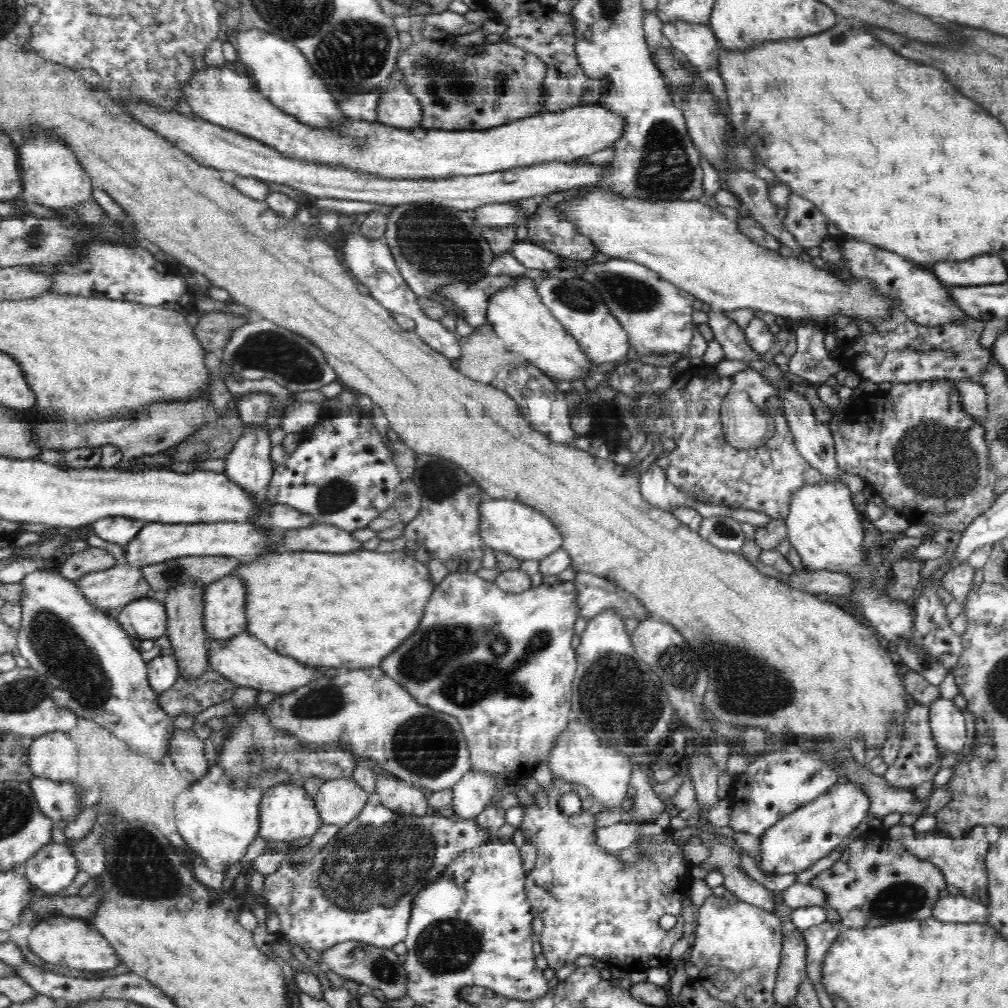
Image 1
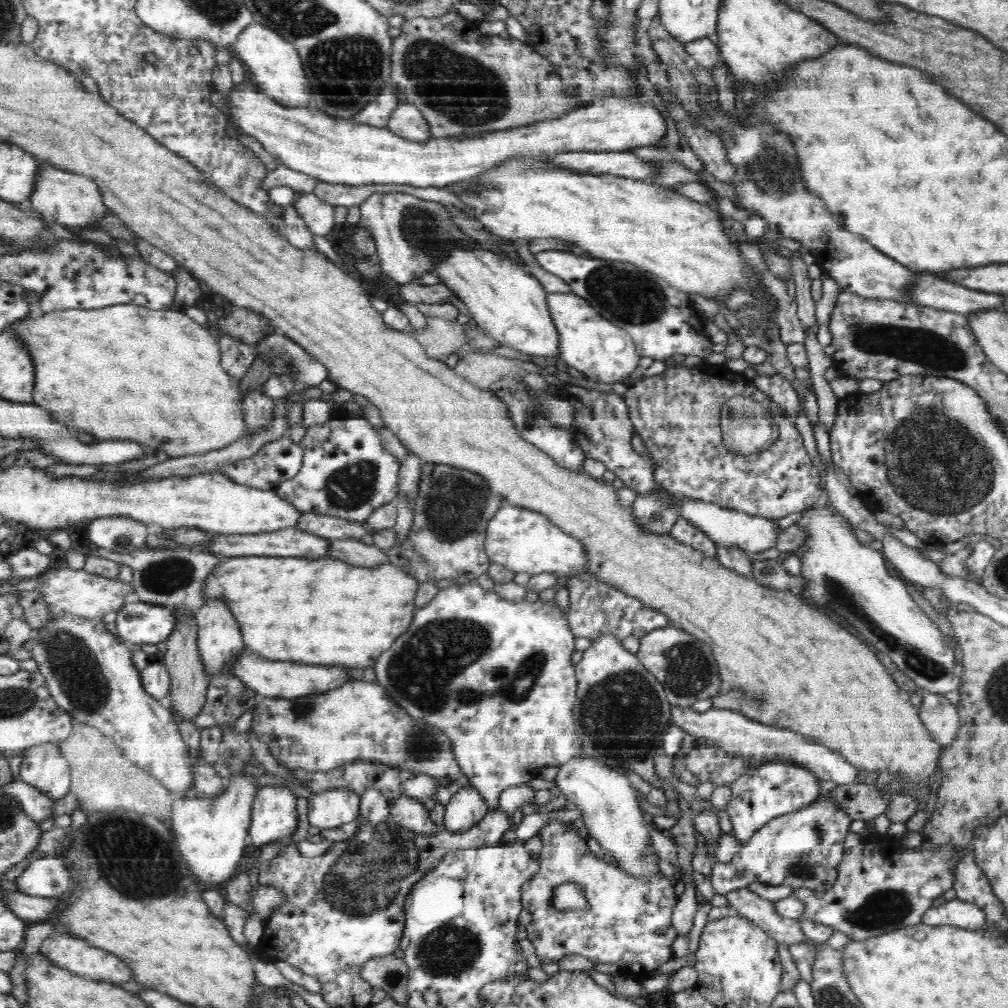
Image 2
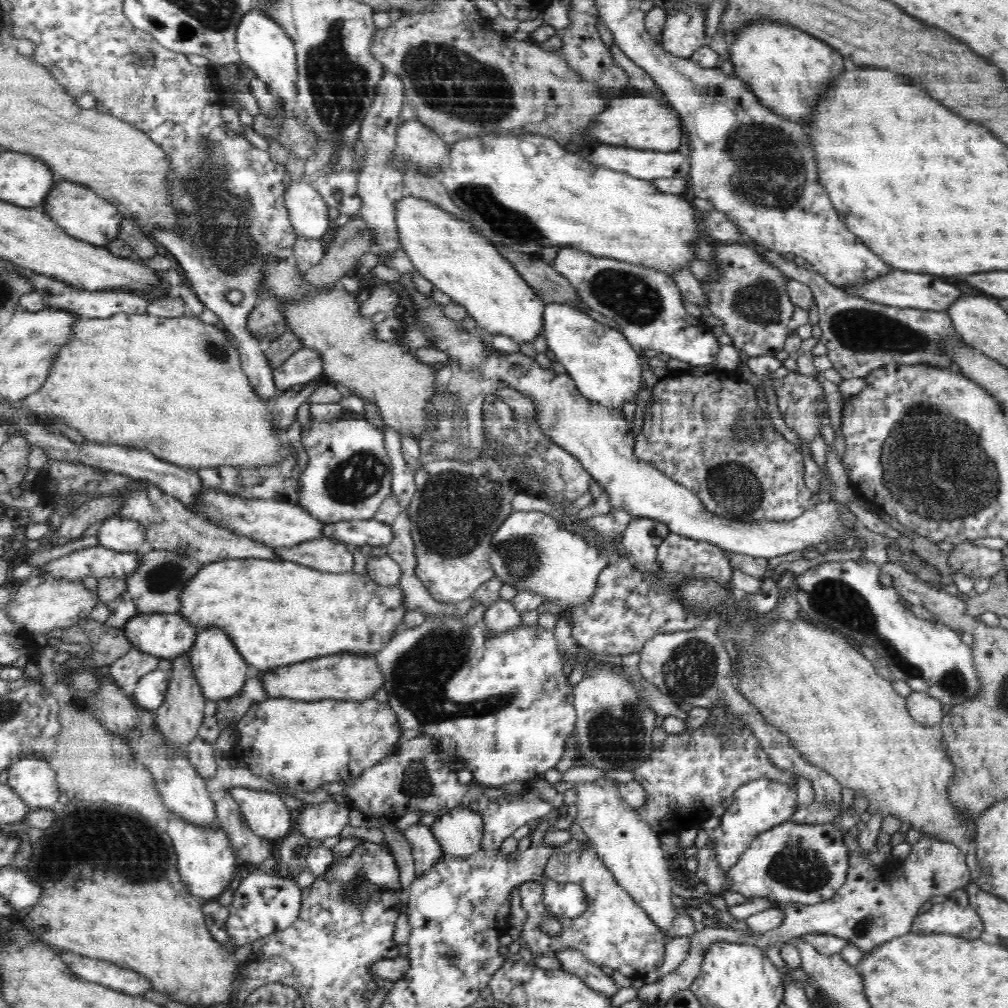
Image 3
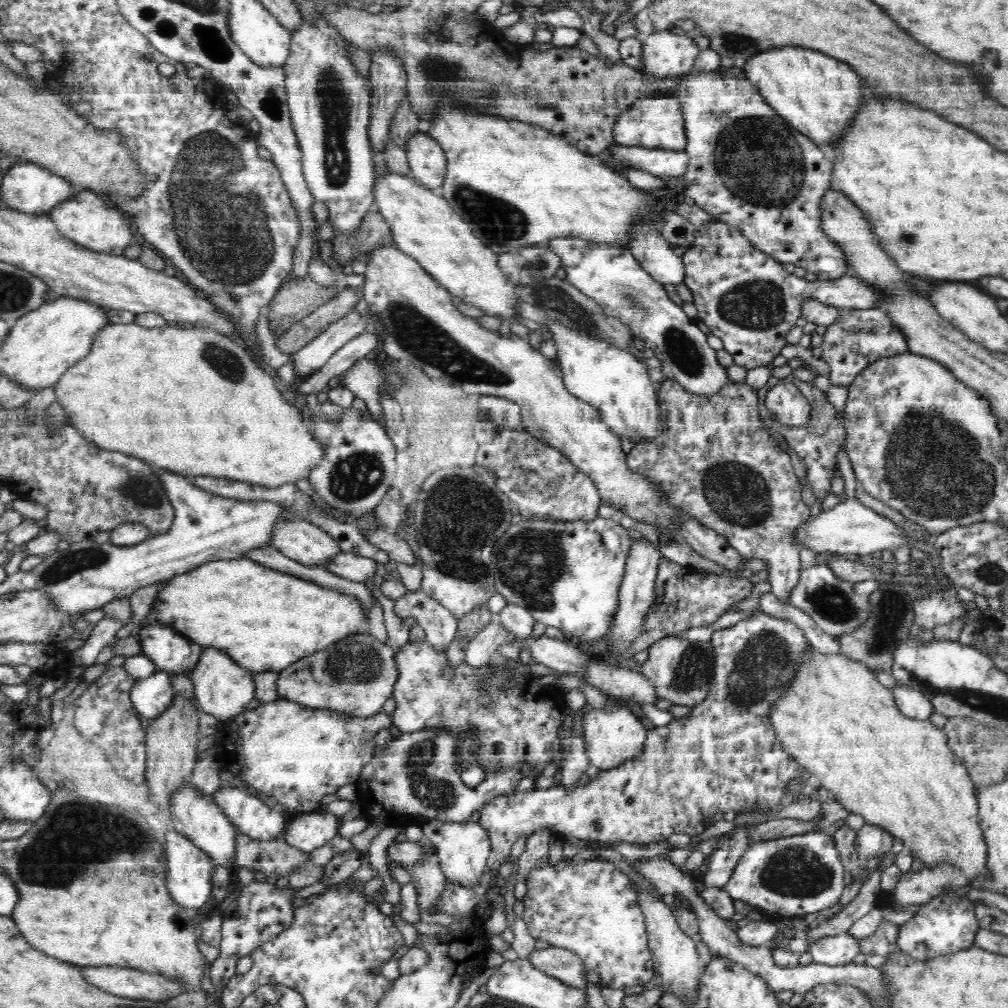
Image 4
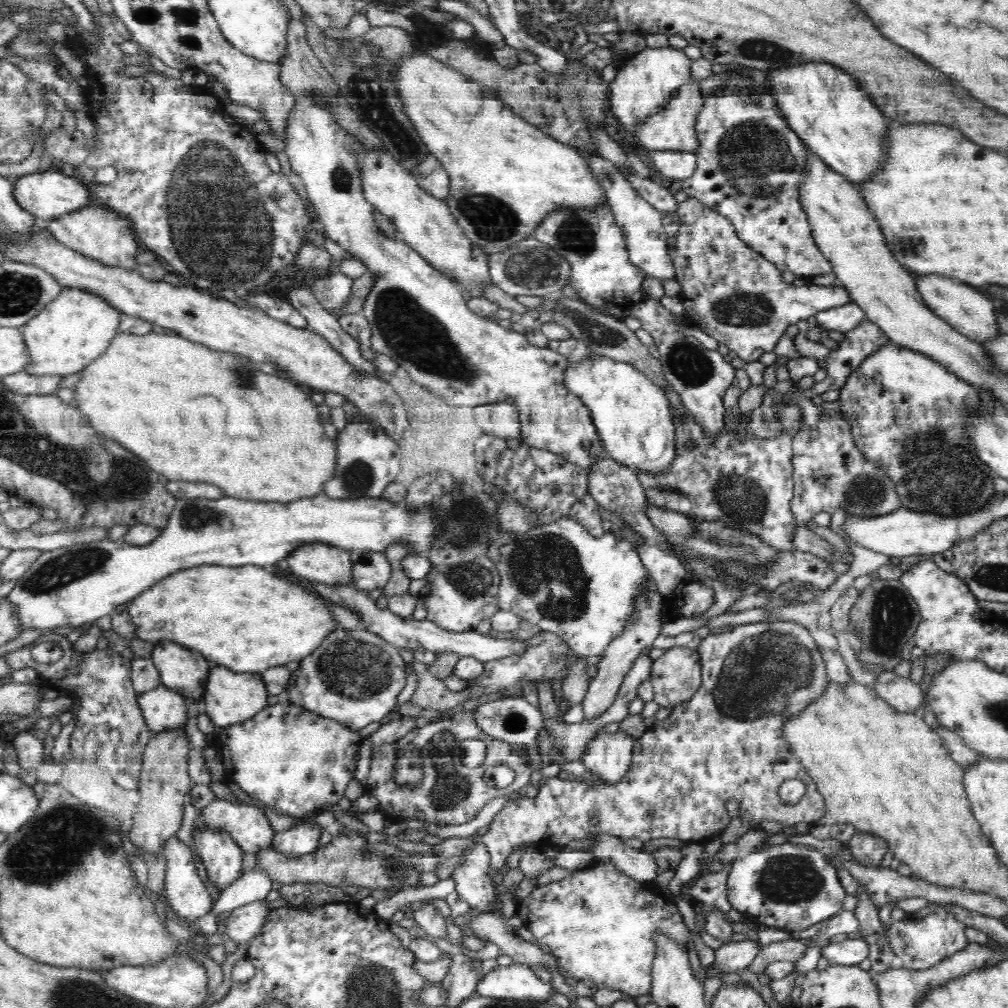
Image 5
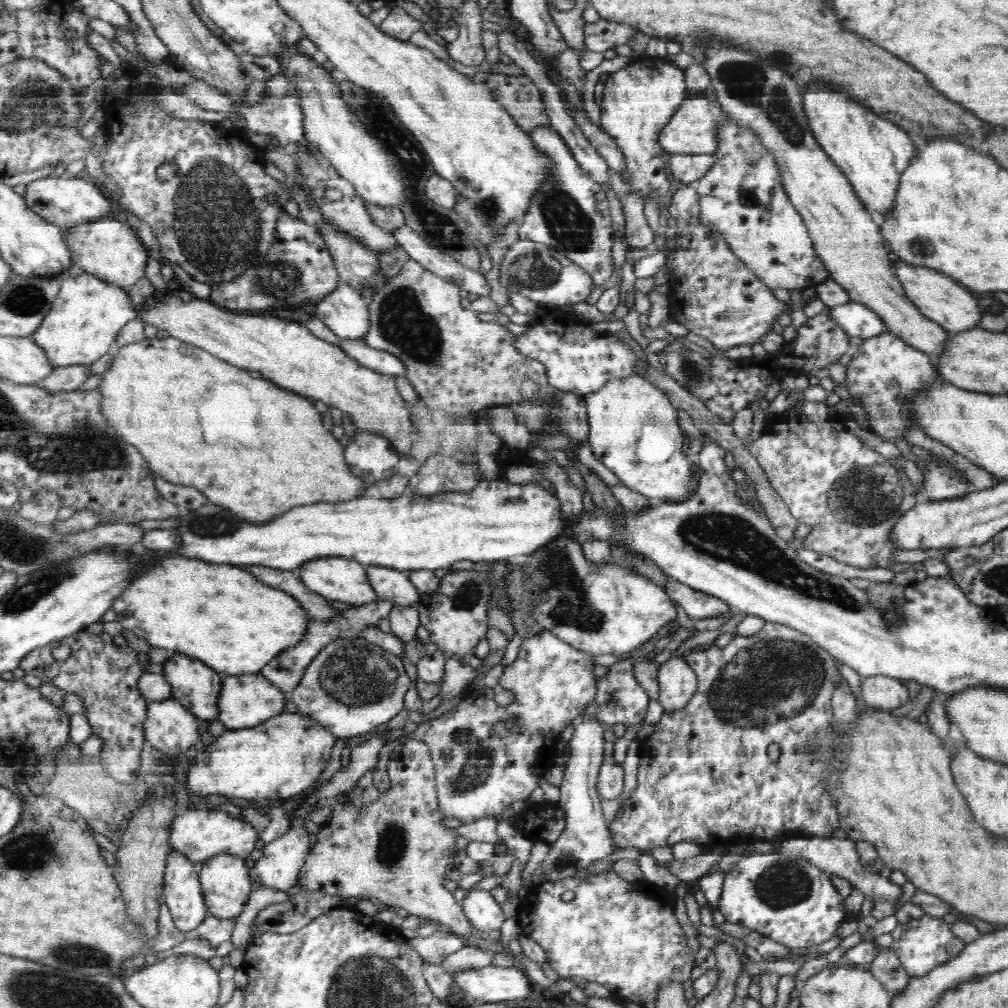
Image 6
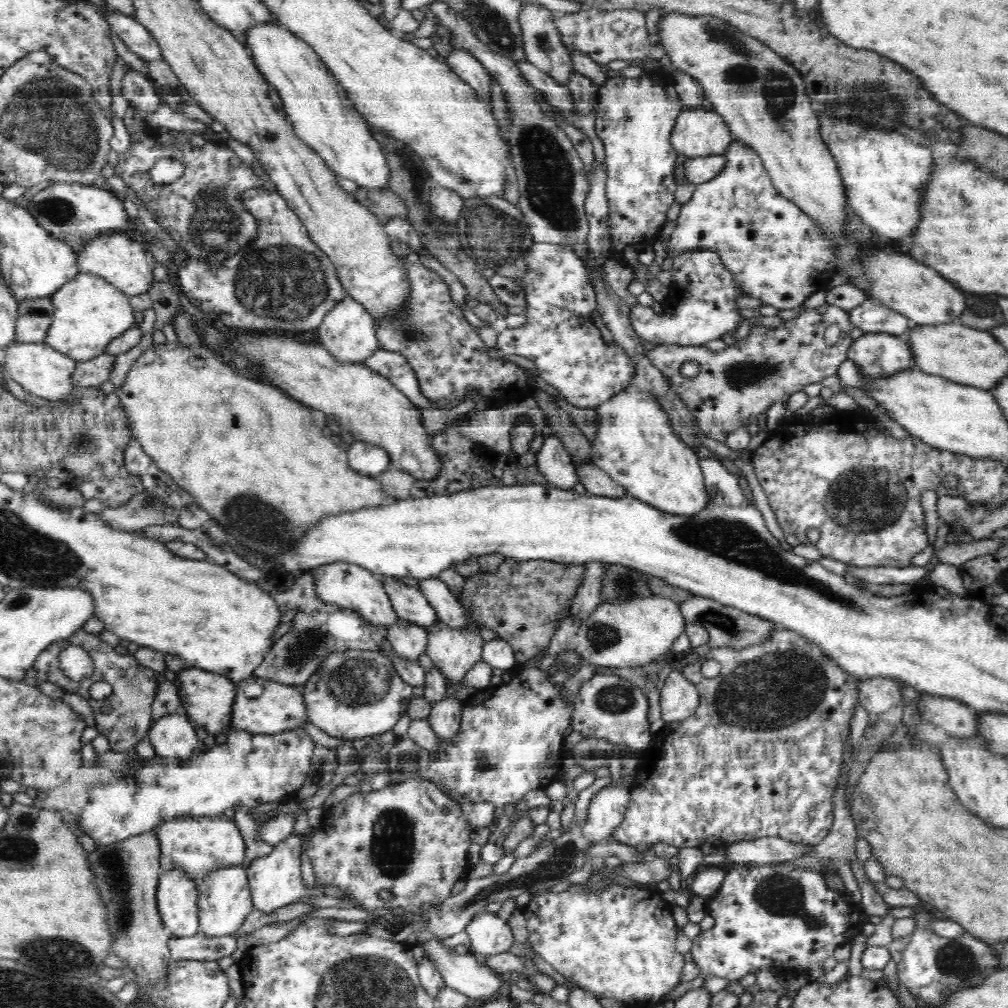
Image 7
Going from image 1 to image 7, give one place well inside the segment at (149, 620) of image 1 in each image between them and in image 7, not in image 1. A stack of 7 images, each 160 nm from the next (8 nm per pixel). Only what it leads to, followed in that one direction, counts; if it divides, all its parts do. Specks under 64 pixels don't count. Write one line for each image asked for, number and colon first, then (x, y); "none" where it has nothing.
2: (138, 623)
3: (166, 635)
4: (171, 653)
5: (178, 670)
6: (196, 686)
7: (206, 697)

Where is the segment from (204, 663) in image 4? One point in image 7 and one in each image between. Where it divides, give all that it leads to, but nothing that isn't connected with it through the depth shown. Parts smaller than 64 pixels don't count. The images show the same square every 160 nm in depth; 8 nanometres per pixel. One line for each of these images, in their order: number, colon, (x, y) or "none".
5: (229, 697)
6: (245, 700)
7: (278, 707)

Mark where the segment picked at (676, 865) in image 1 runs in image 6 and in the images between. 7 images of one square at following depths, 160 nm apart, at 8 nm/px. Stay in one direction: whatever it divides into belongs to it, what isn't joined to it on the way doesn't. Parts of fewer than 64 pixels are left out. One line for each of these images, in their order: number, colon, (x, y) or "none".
2: (627, 922)
3: (614, 931)
4: (591, 908)
5: (598, 923)
6: (627, 939)

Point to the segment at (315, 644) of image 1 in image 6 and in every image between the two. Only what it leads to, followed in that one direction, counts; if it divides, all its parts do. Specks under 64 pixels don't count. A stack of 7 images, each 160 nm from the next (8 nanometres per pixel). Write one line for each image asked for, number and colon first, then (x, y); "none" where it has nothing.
2: (328, 612)
3: (279, 612)
4: (259, 616)
5: (244, 617)
6: (219, 614)

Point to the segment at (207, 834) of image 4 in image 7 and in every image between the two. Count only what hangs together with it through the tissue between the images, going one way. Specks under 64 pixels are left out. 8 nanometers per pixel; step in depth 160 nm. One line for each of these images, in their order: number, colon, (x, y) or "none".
5: (222, 857)
6: (226, 881)
7: (225, 900)

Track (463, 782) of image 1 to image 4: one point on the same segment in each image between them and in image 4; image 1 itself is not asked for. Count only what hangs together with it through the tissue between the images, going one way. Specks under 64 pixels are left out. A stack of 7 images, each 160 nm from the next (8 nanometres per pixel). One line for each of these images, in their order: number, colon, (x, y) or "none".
2: (467, 807)
3: (458, 831)
4: (463, 848)

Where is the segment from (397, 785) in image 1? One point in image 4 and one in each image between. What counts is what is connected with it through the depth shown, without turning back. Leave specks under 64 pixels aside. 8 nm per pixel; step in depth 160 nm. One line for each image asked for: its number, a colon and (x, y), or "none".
2: (408, 812)
3: (425, 849)
4: (427, 876)

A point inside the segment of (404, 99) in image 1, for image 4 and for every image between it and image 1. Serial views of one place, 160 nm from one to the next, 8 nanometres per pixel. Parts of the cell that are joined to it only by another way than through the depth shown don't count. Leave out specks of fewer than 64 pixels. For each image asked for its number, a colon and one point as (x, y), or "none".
2: (406, 121)
3: (421, 144)
4: (428, 164)

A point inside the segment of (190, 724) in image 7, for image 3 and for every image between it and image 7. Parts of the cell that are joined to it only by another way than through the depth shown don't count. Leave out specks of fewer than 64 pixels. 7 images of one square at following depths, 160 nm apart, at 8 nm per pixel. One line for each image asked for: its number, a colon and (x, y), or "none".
3: (151, 690)
4: (150, 697)
5: (162, 708)
6: (169, 727)

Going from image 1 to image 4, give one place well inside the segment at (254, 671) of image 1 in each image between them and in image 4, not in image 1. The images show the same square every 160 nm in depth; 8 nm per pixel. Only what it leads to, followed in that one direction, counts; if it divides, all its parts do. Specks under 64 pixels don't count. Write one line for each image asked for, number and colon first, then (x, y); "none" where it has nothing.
2: (286, 680)
3: (344, 678)
4: (358, 676)

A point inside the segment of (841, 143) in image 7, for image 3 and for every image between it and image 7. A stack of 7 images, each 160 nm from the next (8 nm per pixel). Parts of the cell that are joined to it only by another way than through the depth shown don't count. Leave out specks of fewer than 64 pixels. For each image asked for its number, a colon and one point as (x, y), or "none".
3: (783, 67)
4: (815, 93)
5: (822, 105)
6: (872, 152)

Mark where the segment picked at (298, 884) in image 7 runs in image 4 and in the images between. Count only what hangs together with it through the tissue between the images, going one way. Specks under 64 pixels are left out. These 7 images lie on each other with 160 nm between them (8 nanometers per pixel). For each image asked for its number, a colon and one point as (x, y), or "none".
4: (307, 831)
5: (301, 839)
6: (277, 869)

